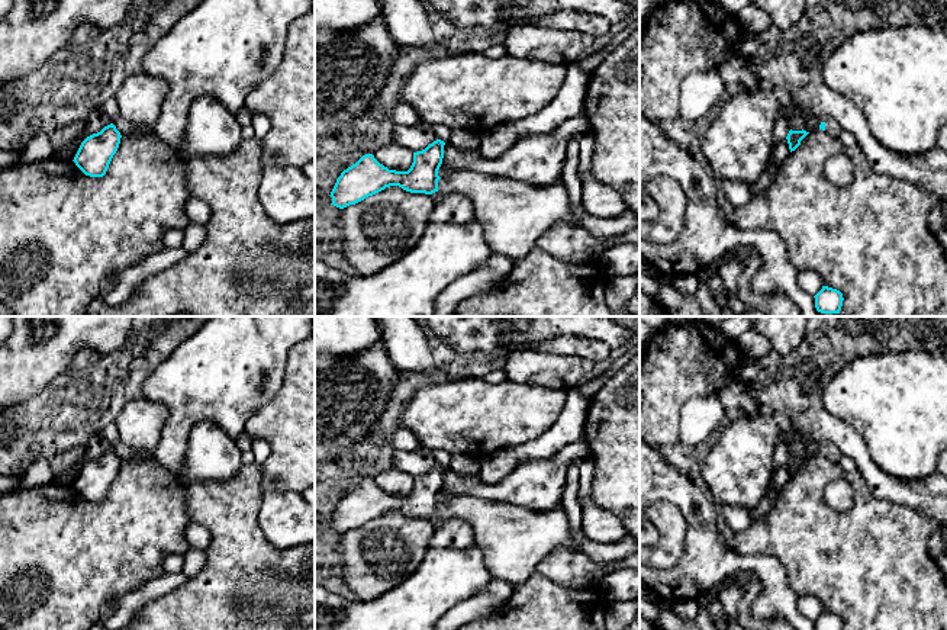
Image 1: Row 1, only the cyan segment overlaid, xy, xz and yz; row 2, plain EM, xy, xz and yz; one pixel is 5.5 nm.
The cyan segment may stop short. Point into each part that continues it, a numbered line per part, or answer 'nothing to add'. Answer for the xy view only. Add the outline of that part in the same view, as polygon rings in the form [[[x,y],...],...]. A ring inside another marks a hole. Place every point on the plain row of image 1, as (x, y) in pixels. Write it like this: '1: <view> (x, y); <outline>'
nothing to add

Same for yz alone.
1: yz (831, 453); [[[832,446],[825,447],[825,456],[827,456],[831,462],[834,462],[834,463],[838,463],[840,459],[841,459],[840,451],[838,451],[835,447],[832,447]]]

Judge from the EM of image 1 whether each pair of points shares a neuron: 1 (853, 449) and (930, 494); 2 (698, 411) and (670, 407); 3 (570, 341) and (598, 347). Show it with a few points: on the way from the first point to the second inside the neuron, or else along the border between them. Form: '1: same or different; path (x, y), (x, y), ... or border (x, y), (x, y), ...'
1: same; path (869, 469), (888, 488), (910, 492)
2: different; border (714, 395), (693, 395), (683, 405), (677, 440)
3: same; path (577, 346), (590, 347)

